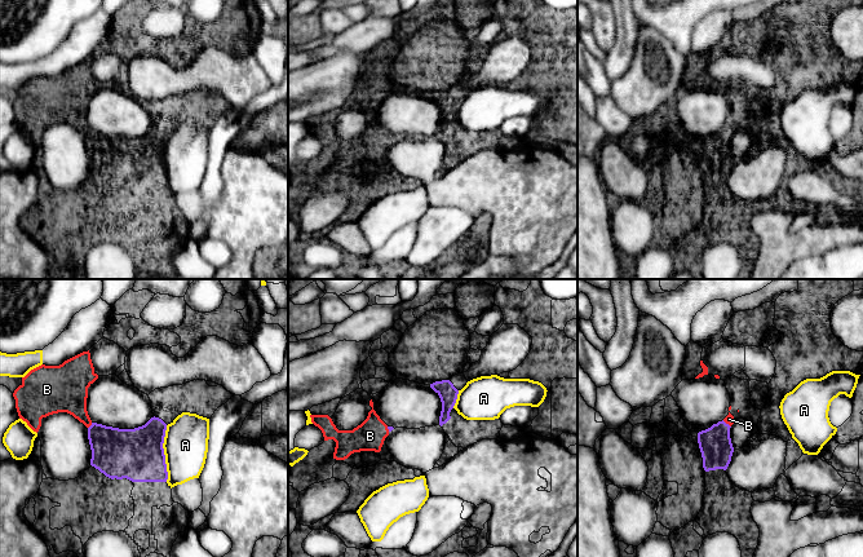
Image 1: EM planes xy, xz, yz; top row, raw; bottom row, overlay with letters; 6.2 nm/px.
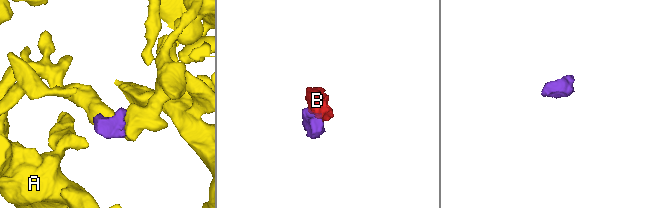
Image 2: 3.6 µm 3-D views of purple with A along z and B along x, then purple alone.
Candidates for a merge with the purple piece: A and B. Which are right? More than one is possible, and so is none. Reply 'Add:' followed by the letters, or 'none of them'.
Add: B

